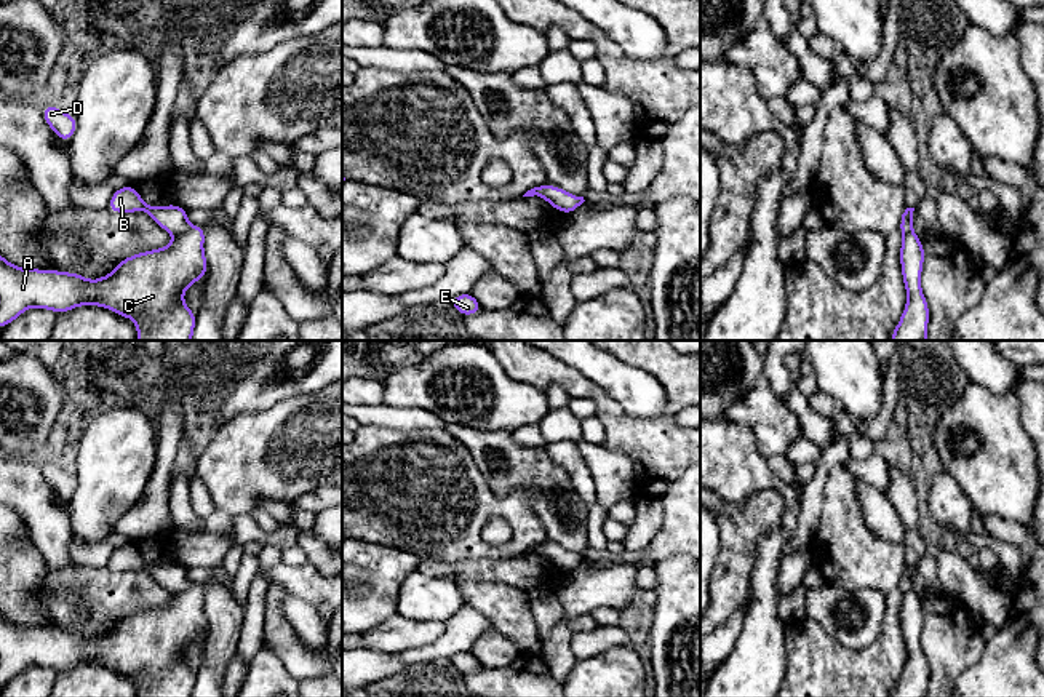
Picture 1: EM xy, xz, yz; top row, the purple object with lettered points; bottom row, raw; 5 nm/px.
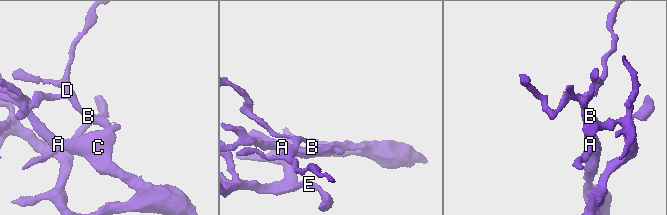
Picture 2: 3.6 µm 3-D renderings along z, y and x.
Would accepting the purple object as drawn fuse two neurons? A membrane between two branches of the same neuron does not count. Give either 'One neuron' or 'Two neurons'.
Two neurons

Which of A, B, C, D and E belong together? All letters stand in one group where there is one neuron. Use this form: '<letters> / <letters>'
A C E / B D

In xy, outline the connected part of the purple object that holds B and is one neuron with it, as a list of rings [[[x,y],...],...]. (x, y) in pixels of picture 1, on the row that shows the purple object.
[[[131,185],[115,190],[107,208],[112,213],[145,211],[163,230],[173,235],[179,235],[192,229],[192,225],[187,222],[187,209],[179,205],[145,205],[137,189]]]

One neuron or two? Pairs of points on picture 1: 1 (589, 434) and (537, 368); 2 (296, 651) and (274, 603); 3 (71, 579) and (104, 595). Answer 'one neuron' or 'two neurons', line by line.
1: two neurons
2: one neuron
3: one neuron

